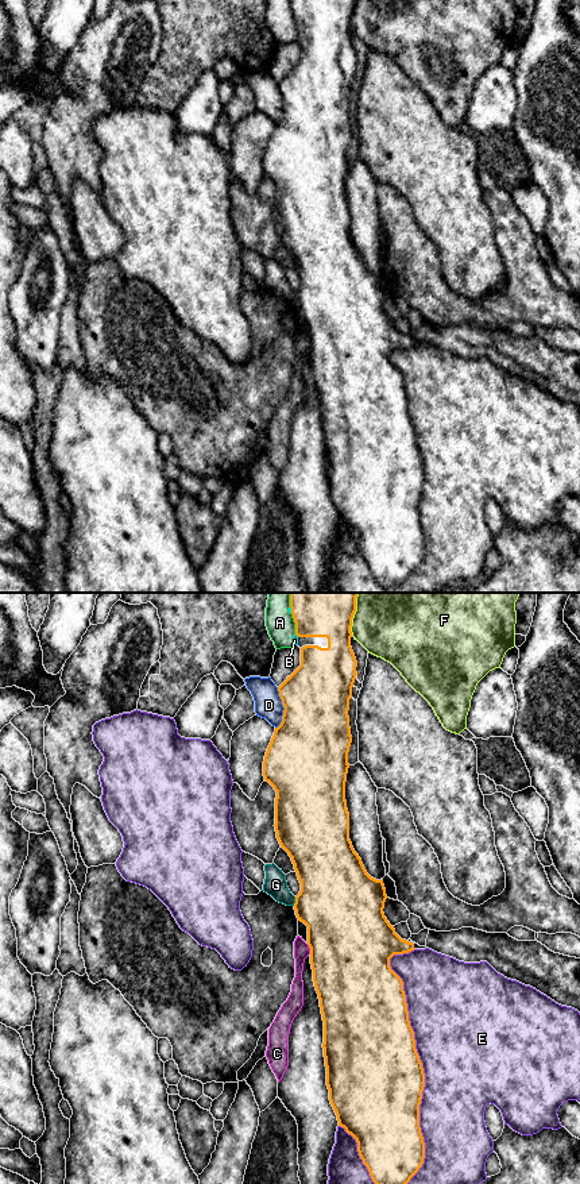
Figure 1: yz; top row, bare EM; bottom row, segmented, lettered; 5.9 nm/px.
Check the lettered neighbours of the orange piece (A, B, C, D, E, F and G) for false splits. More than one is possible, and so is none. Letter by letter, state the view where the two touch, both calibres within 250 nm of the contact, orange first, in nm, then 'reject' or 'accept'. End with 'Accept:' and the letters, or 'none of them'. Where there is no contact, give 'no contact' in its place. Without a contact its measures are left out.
A: yz | 400/170 nm | reject
B: yz | 400/20 nm | reject
C: yz | 500/100 nm | reject
D: yz | 420/160 nm | reject
E: yz | 500/480 nm | reject
F: yz | 400/480 nm | reject
G: yz | 460/140 nm | reject
Accept: none of them

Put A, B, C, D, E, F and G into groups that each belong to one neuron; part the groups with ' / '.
A B / C / D / E / F / G

